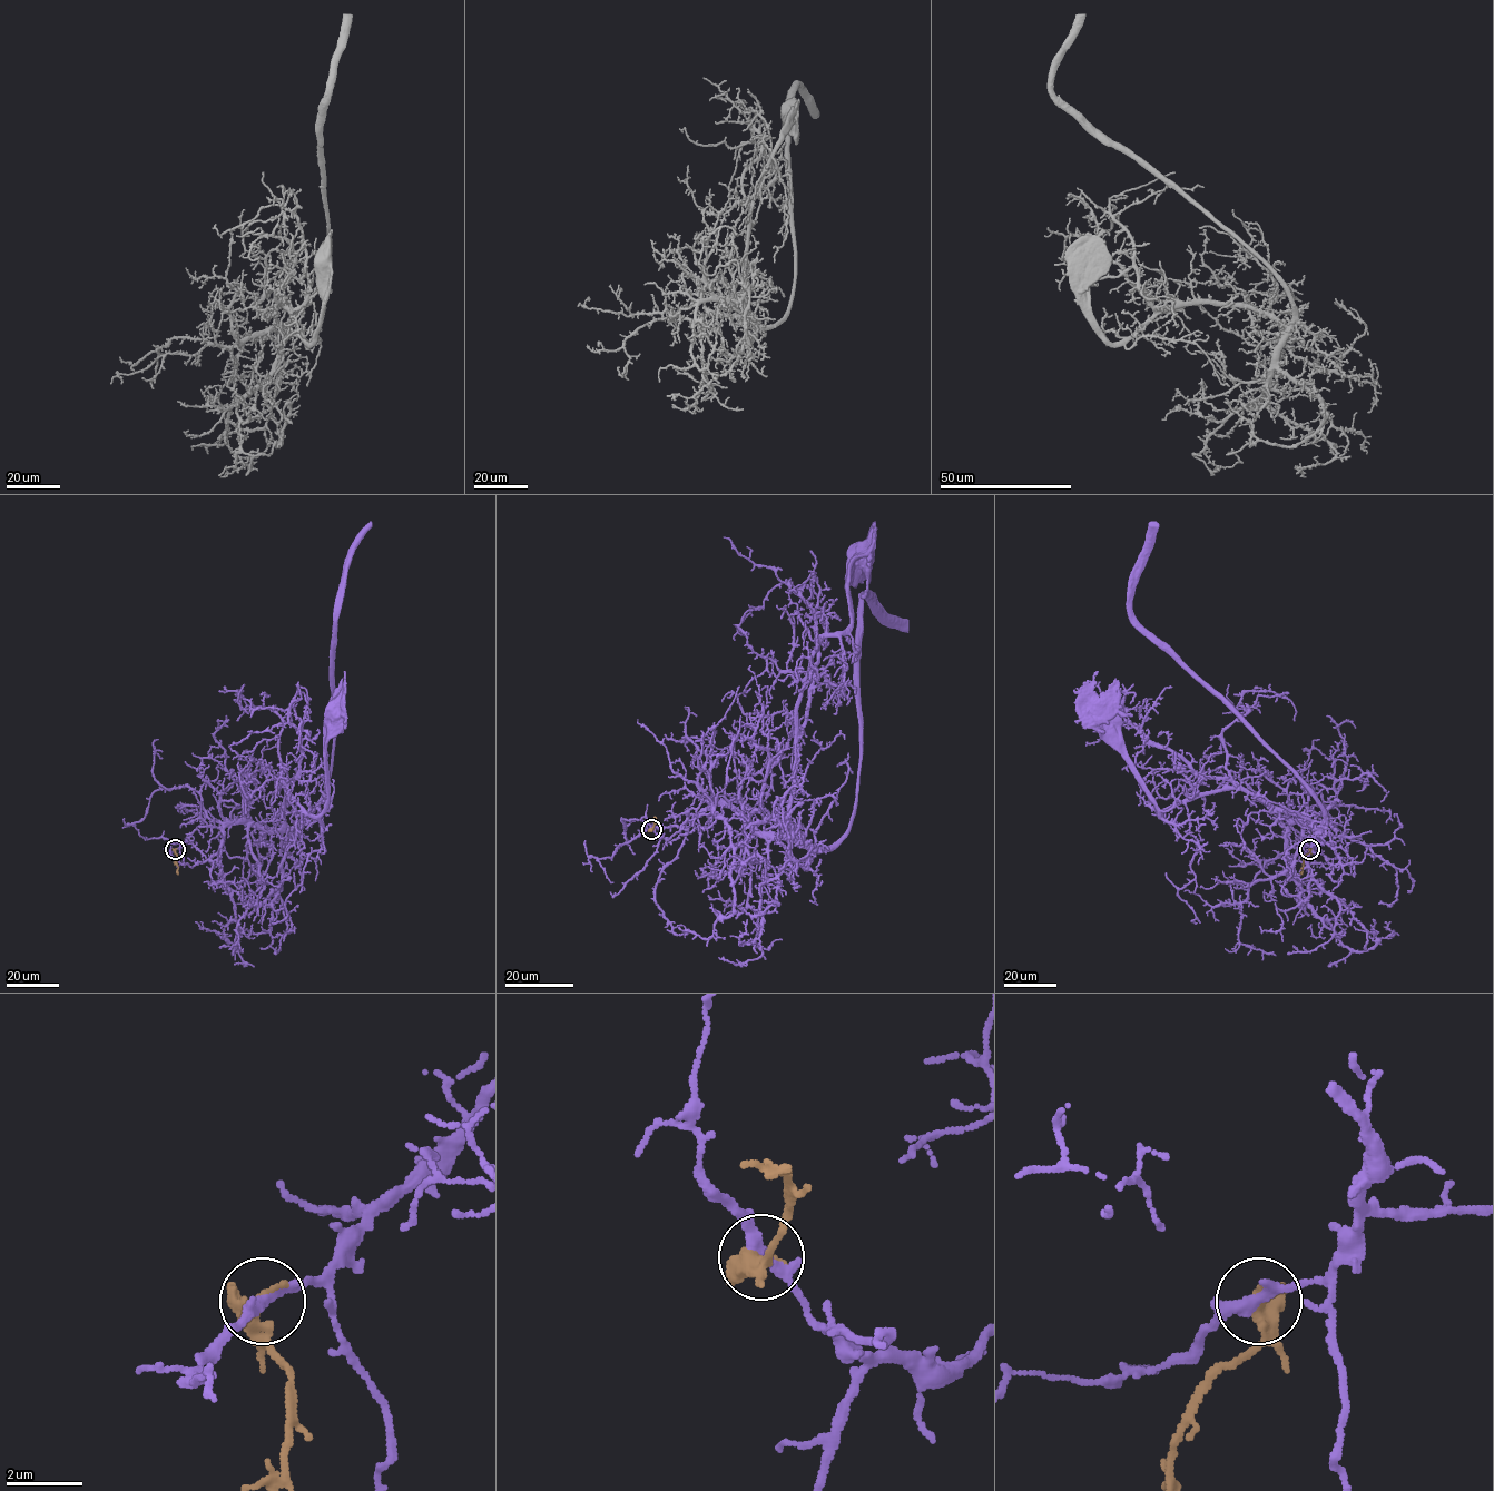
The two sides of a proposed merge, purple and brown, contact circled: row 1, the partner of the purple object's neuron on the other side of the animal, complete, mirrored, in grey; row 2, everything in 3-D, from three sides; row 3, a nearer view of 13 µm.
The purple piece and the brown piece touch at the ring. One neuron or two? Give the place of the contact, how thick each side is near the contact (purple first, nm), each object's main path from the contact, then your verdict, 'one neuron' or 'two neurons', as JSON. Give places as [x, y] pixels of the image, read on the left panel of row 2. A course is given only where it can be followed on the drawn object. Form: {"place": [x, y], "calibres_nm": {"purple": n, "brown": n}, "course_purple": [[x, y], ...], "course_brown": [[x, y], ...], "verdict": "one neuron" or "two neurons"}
{"place": [175, 849], "calibres_nm": {"purple": 300, "brown": 280}, "course_purple": [[175, 849], [206, 818], [279, 828], [285, 789], [318, 816], [336, 710]], "course_brown": [[175, 849], [178, 875]], "verdict": "two neurons"}

